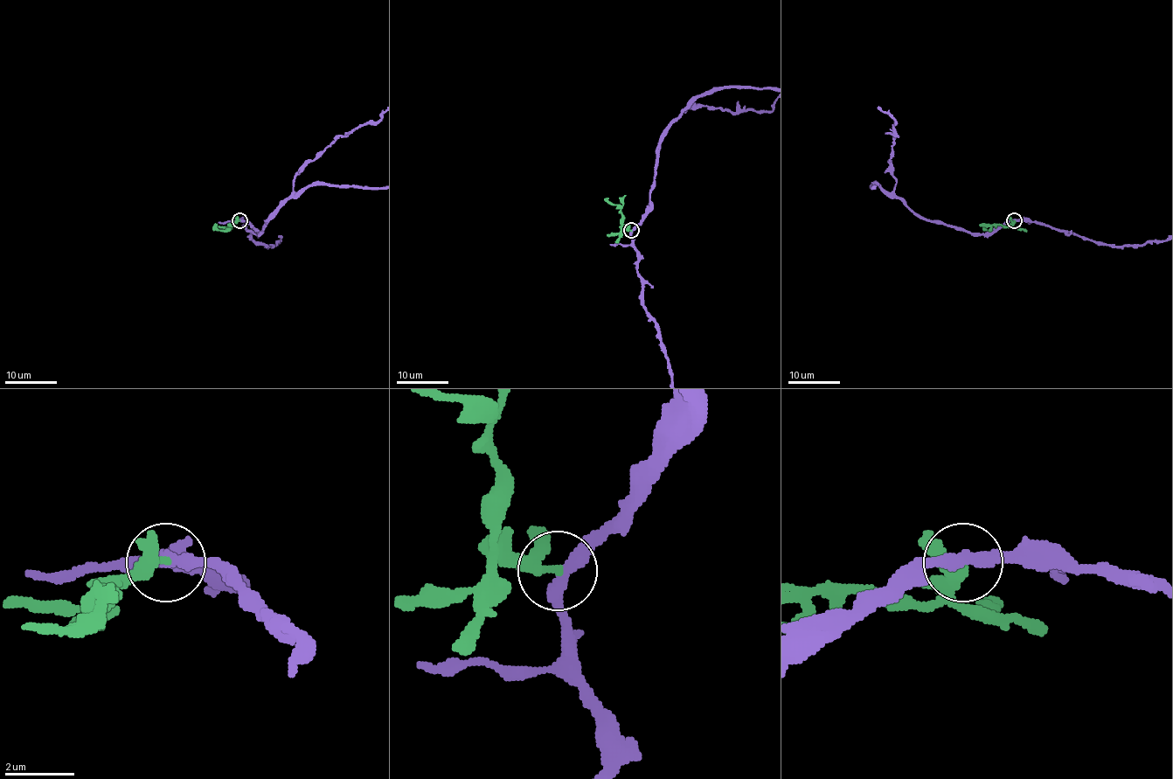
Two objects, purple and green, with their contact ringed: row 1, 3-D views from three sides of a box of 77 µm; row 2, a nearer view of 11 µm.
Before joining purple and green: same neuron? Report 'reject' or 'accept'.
reject

